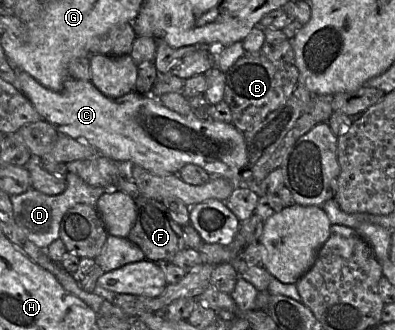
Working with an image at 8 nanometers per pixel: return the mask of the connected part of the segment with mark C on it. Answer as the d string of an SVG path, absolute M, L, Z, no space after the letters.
M17 69L20 91L29 99L41 117L54 125L60 135L67 135L77 141L83 141L92 146L99 155L115 162L131 162L149 172L165 176L179 175L179 171L187 164L202 167L210 176L220 176L229 180L233 188L245 186L241 172L248 163L248 154L243 132L232 123L201 120L193 115L183 116L161 104L148 94L140 94L135 90L119 98L109 98L99 91L91 81L68 77L61 91L53 91L27 72Z

